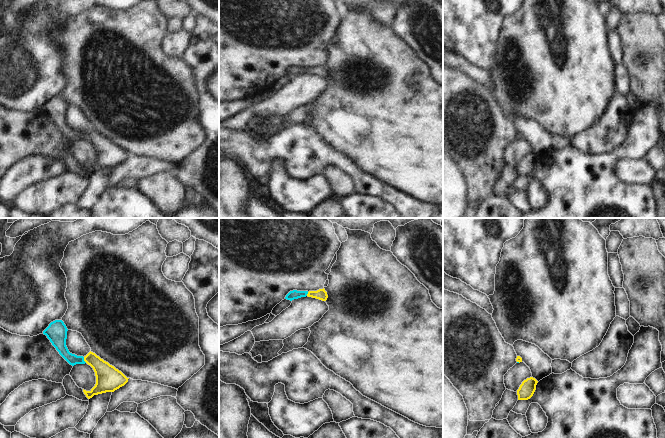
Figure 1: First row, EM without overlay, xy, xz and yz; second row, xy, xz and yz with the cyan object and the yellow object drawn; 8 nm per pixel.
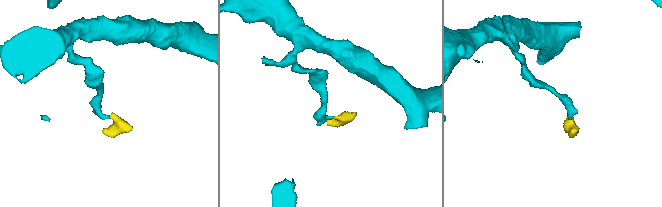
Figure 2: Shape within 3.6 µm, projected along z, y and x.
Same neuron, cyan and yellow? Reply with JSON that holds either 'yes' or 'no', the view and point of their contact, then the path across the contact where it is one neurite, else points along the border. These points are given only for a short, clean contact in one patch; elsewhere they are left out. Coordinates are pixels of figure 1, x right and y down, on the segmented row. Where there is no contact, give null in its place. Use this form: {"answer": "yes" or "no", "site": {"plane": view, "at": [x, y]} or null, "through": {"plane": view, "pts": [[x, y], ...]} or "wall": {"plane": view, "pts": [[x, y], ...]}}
{"answer": "yes", "site": {"plane": "xy", "at": [83, 360]}, "through": {"plane": "xy", "pts": [[59, 340], [72, 359], [83, 360], [91, 360], [108, 378]]}}

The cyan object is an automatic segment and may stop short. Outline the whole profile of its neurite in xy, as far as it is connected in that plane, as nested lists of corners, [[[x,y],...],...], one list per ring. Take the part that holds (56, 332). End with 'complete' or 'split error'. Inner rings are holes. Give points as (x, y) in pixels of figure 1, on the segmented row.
[[[55,320],[49,324],[43,331],[43,334],[47,336],[59,354],[70,365],[87,363],[93,368],[96,376],[96,384],[90,391],[83,389],[88,399],[94,395],[114,392],[128,382],[129,378],[95,353],[90,351],[85,357],[70,353],[66,346],[67,331],[68,329],[62,320]]]; split error

